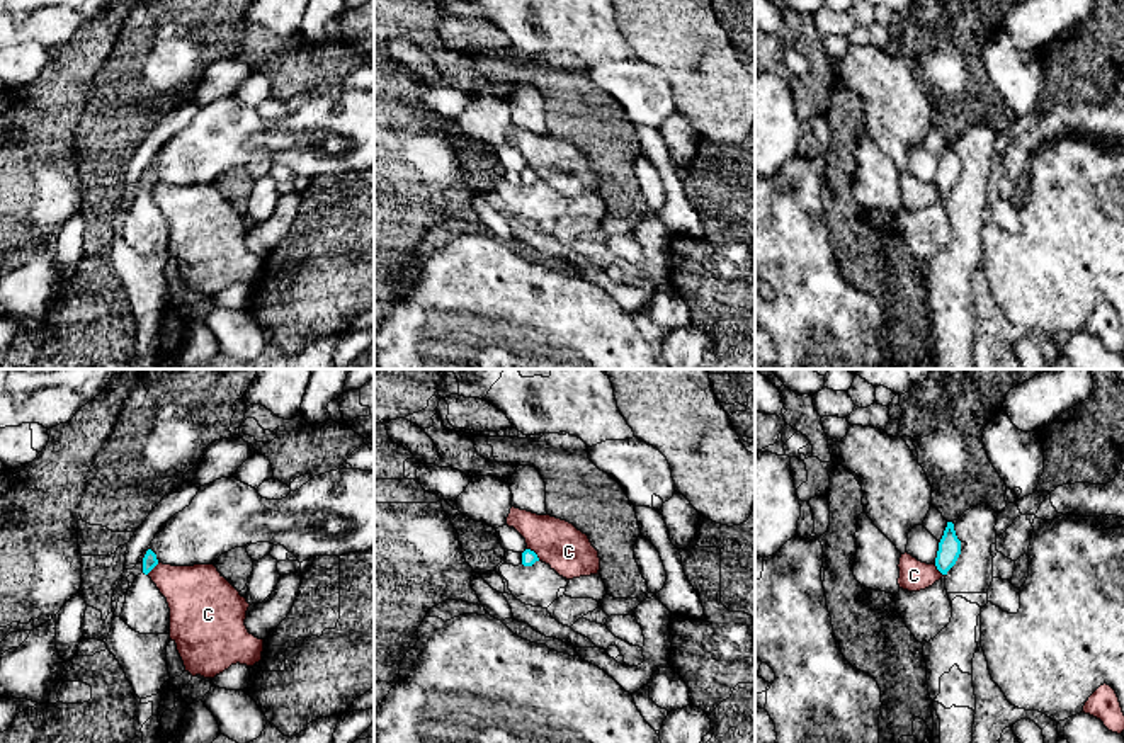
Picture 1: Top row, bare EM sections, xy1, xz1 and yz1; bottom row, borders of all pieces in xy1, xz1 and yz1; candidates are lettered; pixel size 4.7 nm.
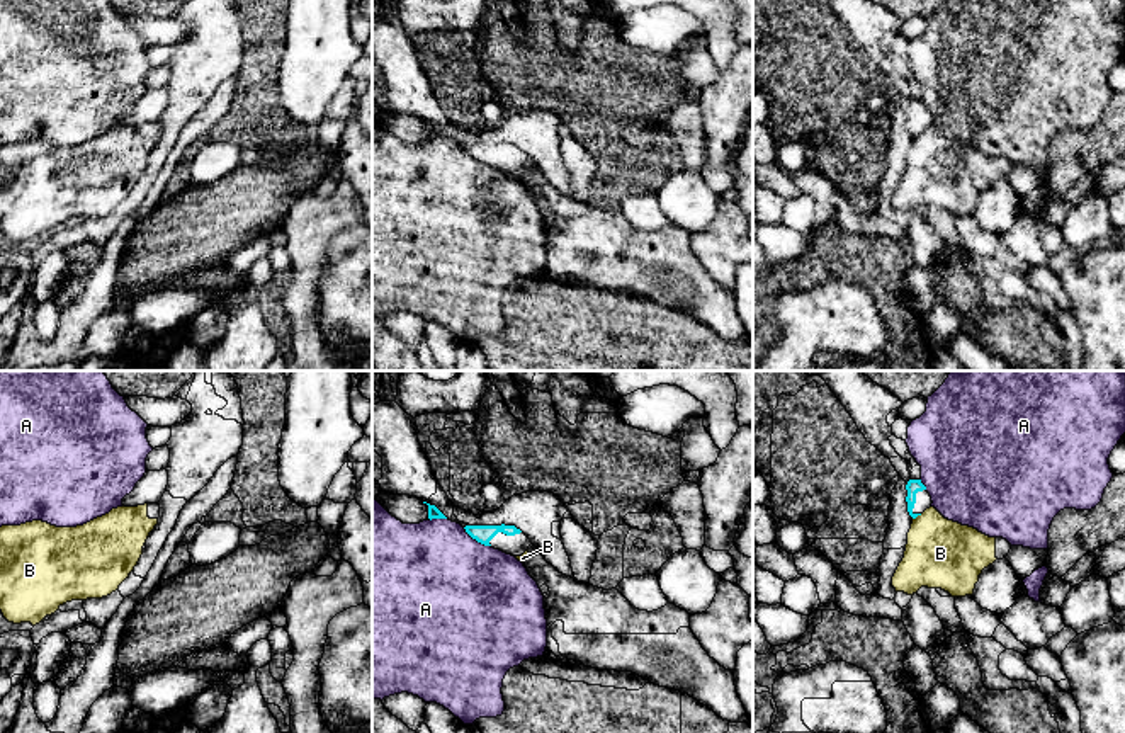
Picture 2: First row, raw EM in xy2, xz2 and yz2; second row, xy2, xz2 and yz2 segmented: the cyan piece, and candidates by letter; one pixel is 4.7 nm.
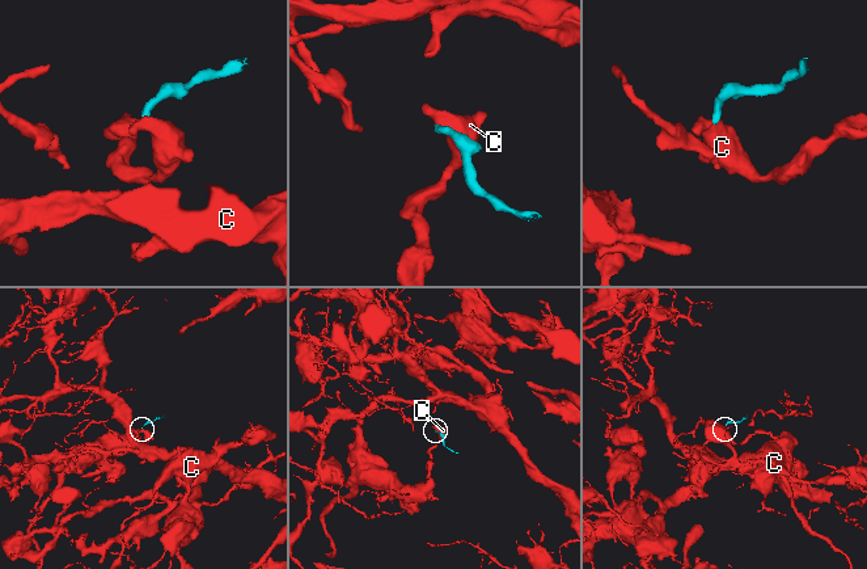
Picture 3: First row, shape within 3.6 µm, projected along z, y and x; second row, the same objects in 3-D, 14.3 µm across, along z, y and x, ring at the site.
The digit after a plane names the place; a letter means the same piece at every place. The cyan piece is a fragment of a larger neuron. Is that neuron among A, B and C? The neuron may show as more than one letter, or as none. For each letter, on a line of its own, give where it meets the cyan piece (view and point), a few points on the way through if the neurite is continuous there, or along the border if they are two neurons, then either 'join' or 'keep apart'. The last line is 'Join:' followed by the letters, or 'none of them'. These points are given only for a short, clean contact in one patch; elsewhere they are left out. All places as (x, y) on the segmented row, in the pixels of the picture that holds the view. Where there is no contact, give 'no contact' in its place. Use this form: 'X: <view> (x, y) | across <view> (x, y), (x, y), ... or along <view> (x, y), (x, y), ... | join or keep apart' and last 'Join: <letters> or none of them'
A: xz2 (476, 539) | along xz2 (463, 528), (473, 538), (490, 546) | keep apart
B: yz2 (916, 516) | keep apart
C: xz1 (534, 553) | along xz1 (527, 548), (539, 560) | keep apart
Join: none of them

